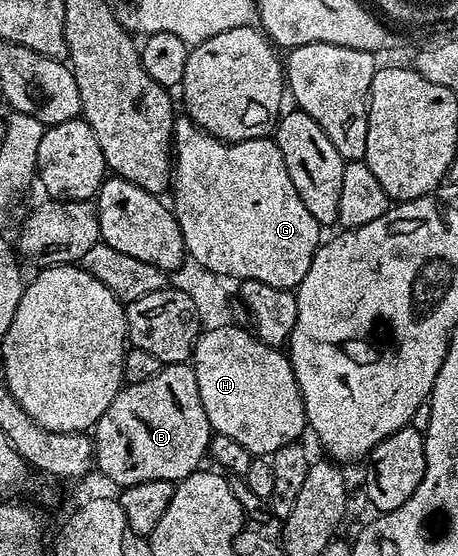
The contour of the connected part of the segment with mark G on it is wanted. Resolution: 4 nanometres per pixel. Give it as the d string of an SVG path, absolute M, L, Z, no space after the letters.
M183 115L175 122L175 129L171 133L173 142L173 194L175 205L173 212L177 223L181 227L183 242L187 248L187 257L197 262L209 271L217 271L217 275L229 275L240 282L260 281L269 283L269 287L281 287L292 291L298 289L301 279L305 279L305 271L309 271L309 263L313 263L313 255L321 244L321 226L313 215L301 203L301 195L297 195L297 187L293 187L293 179L289 179L289 171L285 171L285 159L277 147L277 143L270 136L249 139L248 141L222 141L191 122L190 117Z

